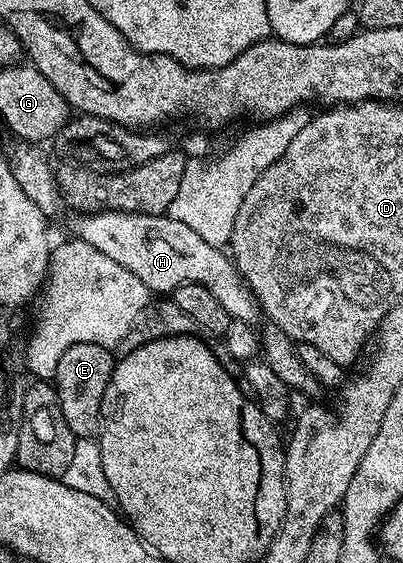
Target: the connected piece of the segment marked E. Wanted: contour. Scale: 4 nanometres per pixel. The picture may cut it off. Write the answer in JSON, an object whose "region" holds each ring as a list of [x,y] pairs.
{"region":[[[76,344],[64,351],[56,368],[53,385],[64,409],[64,421],[72,429],[75,439],[98,439],[102,434],[102,398],[114,372],[116,360],[112,351],[98,344]]]}

